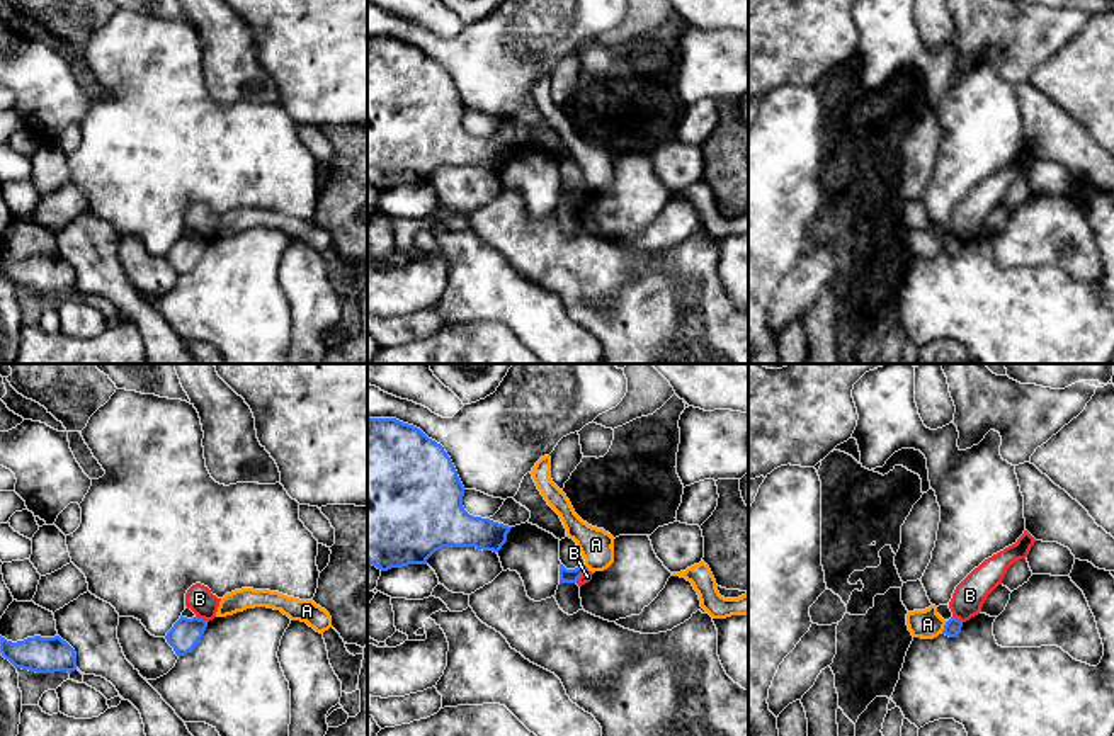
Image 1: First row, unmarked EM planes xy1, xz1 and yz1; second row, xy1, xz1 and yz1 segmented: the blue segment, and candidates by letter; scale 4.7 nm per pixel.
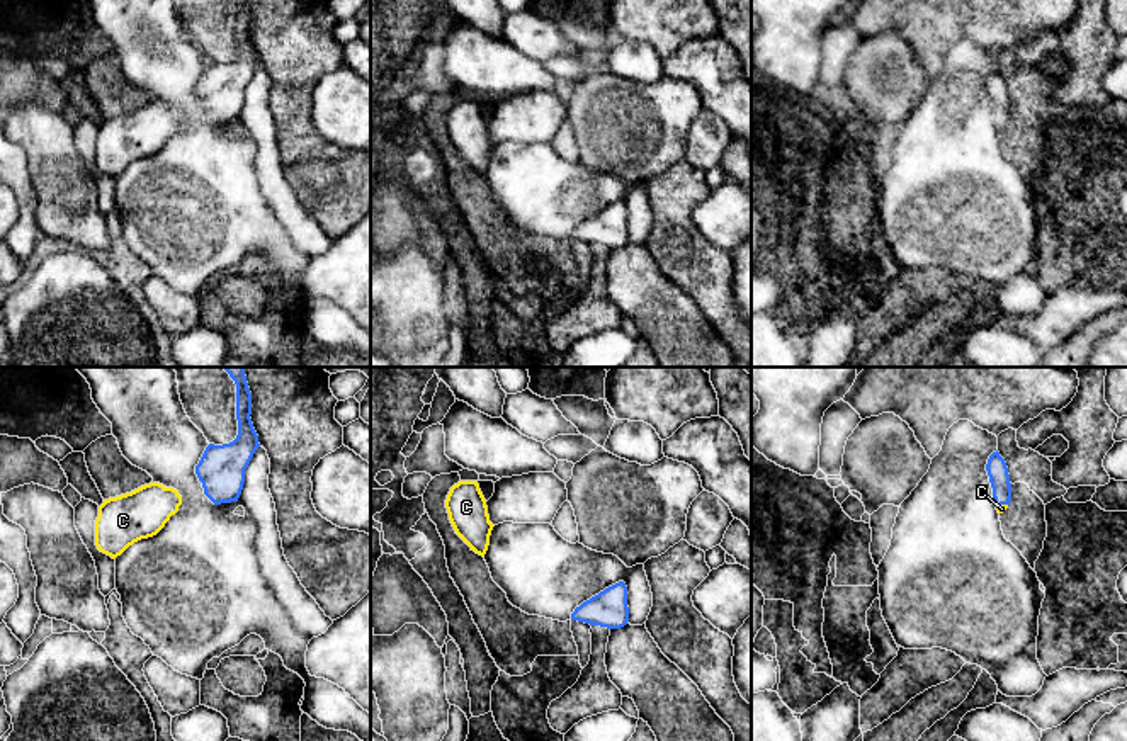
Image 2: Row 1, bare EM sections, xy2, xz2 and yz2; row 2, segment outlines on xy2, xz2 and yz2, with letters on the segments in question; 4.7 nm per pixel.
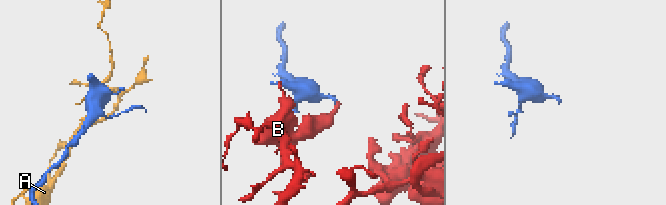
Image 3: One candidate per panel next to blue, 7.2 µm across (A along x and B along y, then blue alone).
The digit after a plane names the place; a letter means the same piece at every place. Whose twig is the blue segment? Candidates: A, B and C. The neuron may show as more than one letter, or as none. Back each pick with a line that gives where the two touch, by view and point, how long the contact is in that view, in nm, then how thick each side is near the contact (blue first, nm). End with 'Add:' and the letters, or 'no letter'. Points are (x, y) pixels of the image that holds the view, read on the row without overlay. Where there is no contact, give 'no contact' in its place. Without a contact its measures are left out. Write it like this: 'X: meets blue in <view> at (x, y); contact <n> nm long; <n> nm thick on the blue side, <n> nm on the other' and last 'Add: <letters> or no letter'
C: meets blue in yz2 at (1002, 123); contact 60 nm long; 100 nm thick on the blue side, 40 nm on the other
Add: C

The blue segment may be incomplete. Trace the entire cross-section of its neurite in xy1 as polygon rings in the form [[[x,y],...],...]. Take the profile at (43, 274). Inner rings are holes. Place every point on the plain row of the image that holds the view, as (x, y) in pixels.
[[[0,255],[0,272],[15,287],[36,292],[71,292],[77,289],[77,272],[60,255],[34,255],[17,262],[7,260]]]

